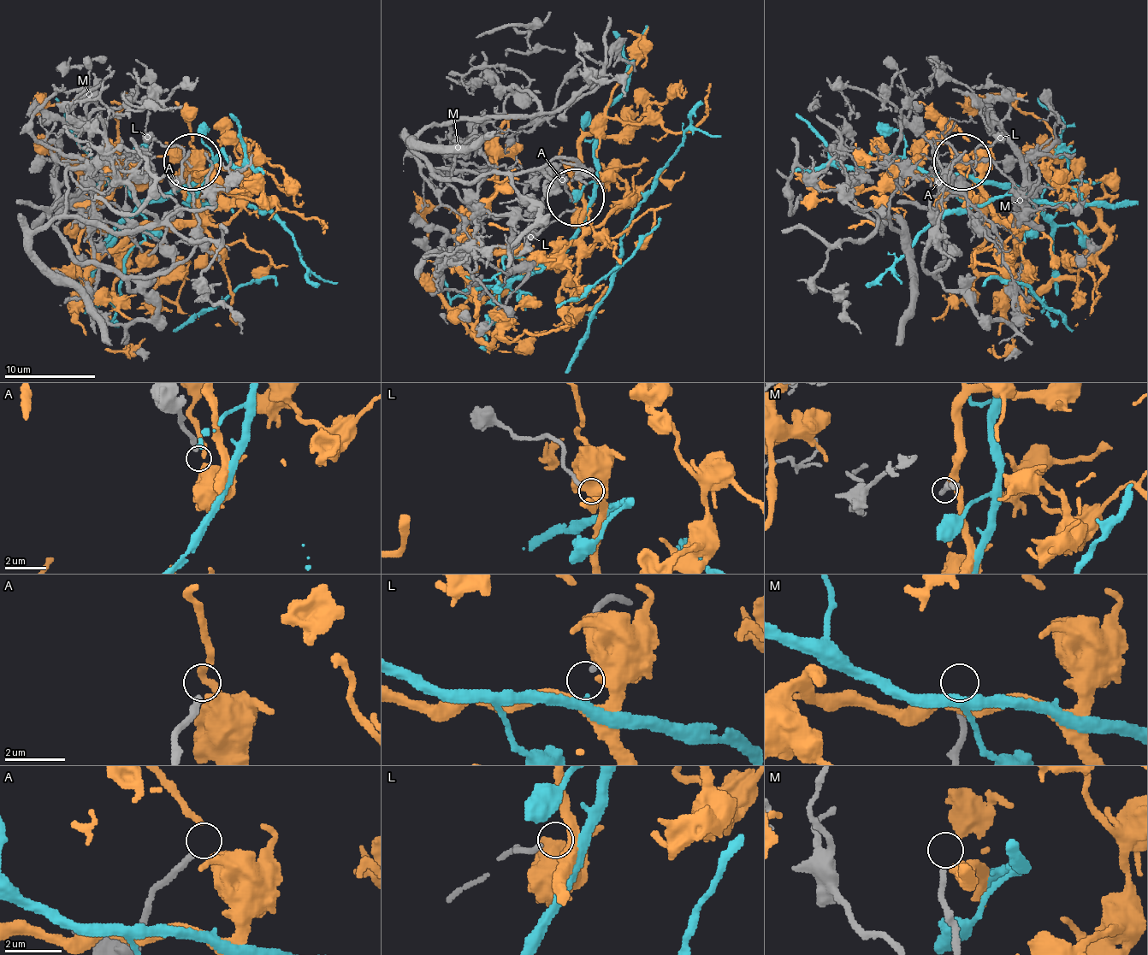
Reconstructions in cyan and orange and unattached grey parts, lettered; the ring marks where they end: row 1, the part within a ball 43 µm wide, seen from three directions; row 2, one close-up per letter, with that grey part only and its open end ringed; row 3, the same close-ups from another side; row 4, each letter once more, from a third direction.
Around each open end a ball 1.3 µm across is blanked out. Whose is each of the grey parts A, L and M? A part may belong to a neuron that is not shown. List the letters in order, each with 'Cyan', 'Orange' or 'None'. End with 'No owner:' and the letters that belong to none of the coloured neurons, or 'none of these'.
A: Orange
L: Cyan
M: None
No owner: M

